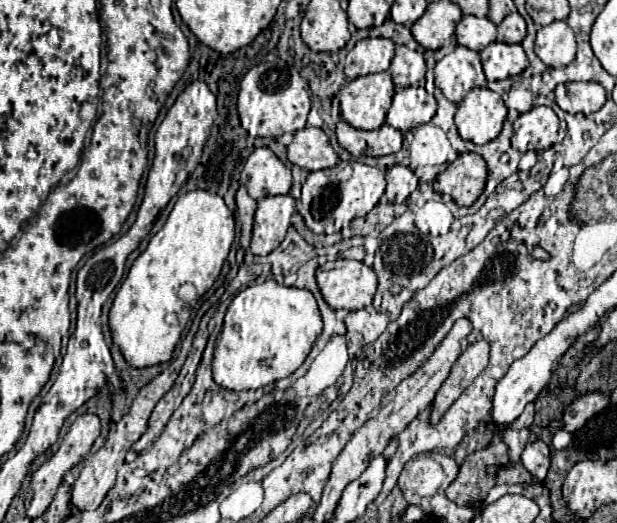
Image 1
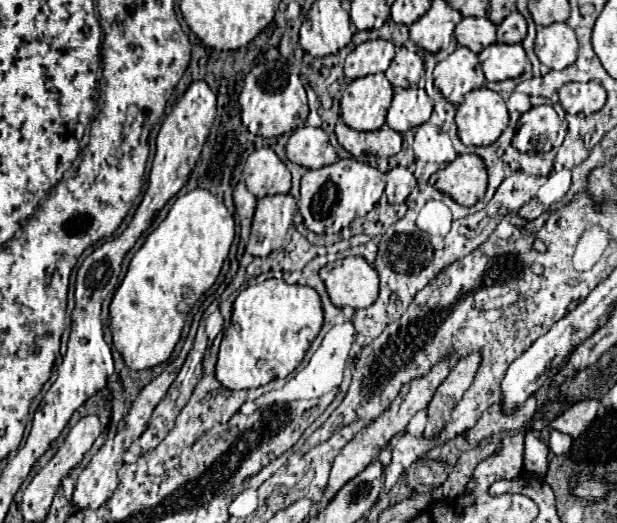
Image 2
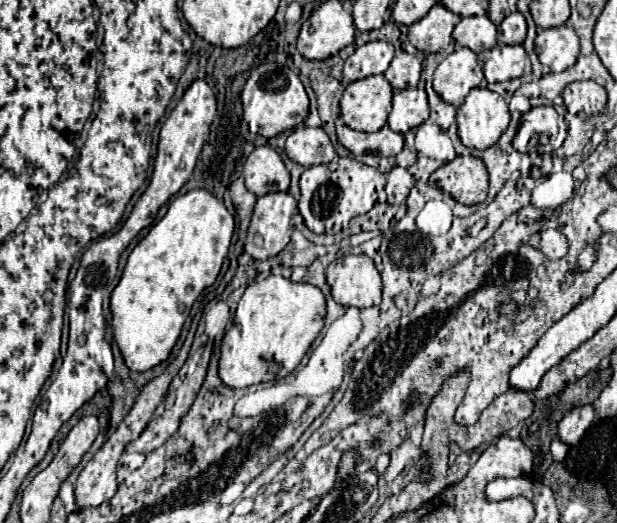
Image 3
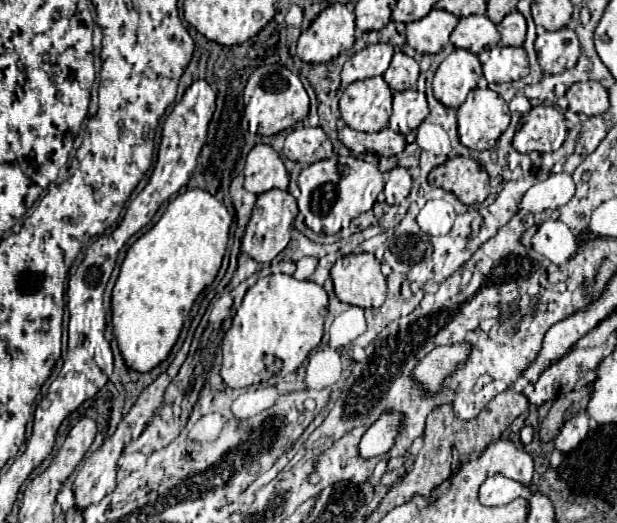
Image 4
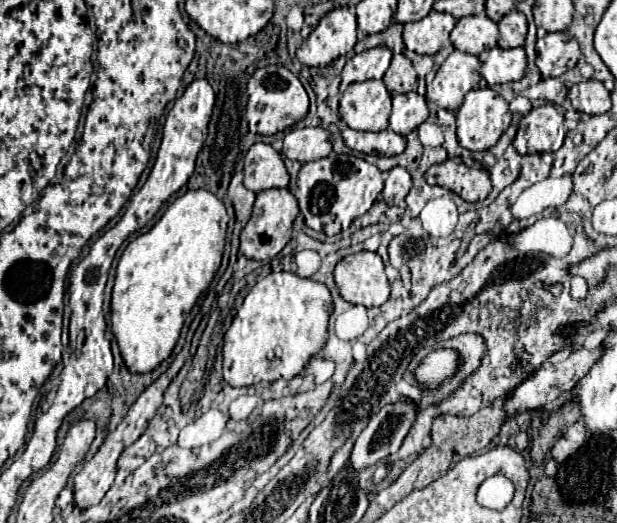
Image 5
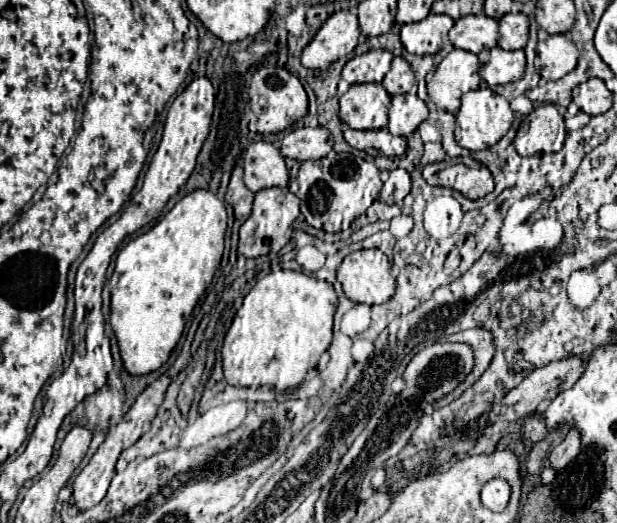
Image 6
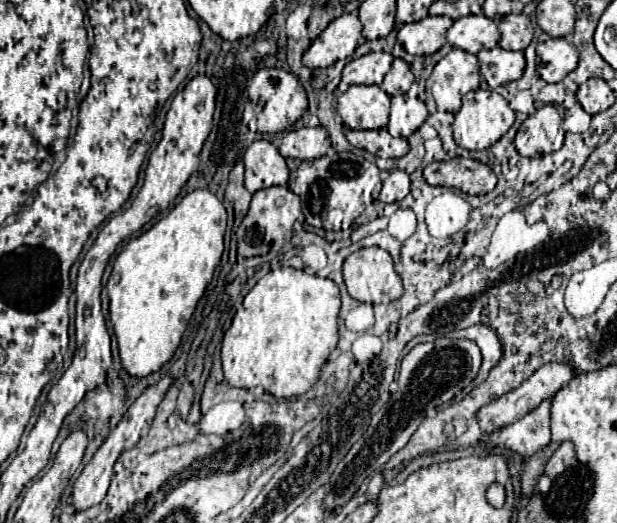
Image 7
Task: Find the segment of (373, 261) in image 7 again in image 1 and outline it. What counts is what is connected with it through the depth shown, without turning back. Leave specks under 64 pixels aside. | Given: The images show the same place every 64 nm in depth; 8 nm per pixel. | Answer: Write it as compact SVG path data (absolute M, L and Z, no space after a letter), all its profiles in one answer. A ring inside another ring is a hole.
M336 260L326 262L316 272L324 300L334 310L362 310L376 294L376 274L364 262Z

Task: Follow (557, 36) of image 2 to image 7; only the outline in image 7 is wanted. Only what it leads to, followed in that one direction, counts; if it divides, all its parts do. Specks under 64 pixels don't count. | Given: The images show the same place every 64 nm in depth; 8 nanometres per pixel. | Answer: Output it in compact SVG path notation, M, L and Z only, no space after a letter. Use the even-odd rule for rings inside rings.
M548 38L536 48L538 74L554 84L564 80L578 66L578 50L566 38Z

